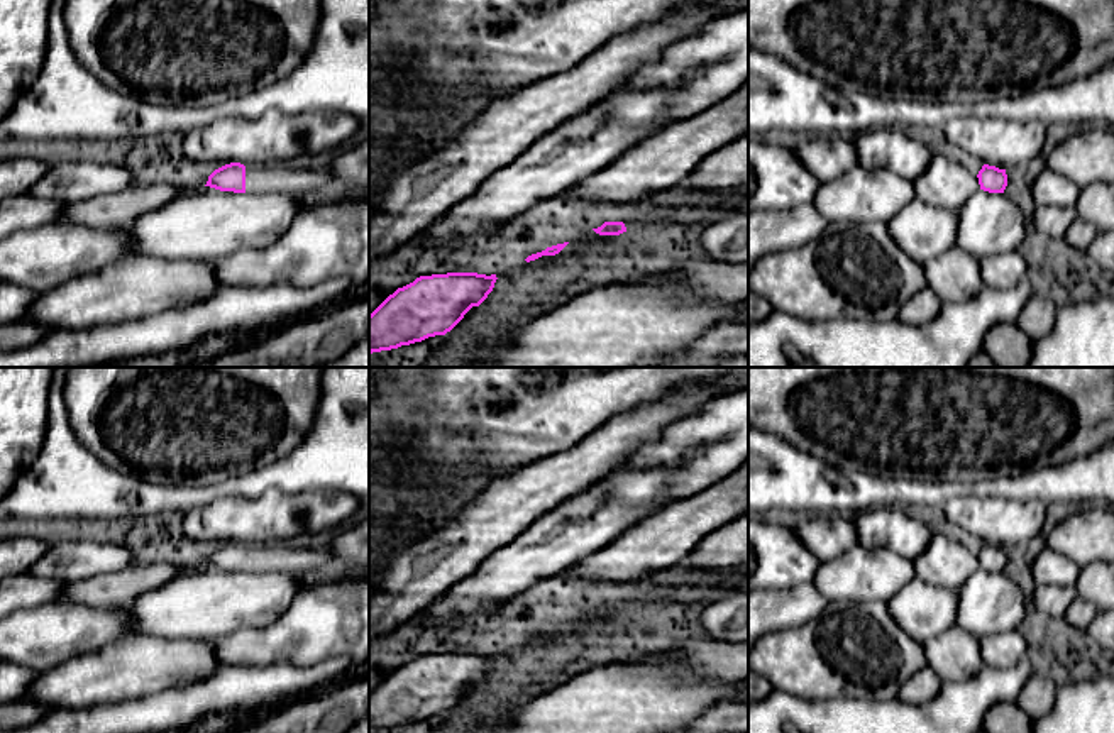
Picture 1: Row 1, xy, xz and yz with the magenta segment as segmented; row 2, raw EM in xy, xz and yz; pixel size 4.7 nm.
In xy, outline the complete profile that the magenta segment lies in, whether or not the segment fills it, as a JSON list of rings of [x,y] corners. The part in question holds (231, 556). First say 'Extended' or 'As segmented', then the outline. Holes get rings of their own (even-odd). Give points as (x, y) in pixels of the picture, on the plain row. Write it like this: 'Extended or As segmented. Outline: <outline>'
Extended. Outline: [[[230,542],[215,548],[205,565],[234,572],[339,574],[339,562],[327,547],[290,547],[281,543],[244,545]]]

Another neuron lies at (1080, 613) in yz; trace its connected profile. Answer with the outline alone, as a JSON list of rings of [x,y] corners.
[[[1078,594],[1068,606],[1065,613],[1065,620],[1077,630],[1087,631],[1092,620],[1097,615],[1097,606],[1092,604],[1090,601],[1084,601]]]

